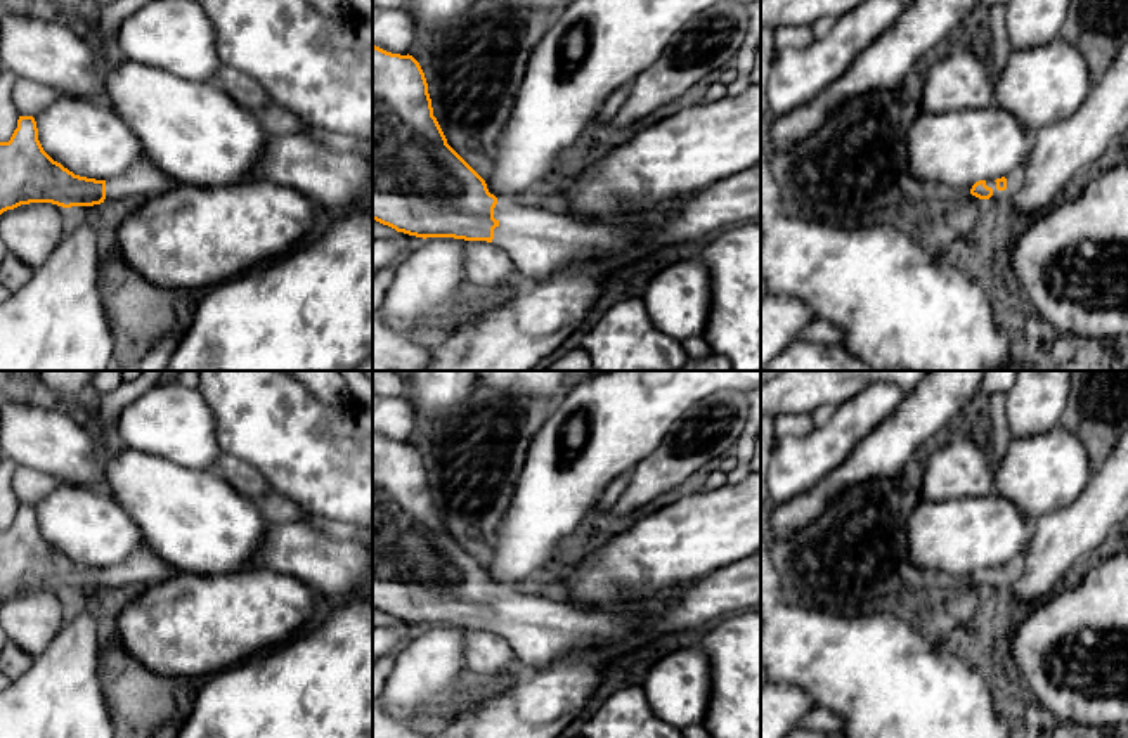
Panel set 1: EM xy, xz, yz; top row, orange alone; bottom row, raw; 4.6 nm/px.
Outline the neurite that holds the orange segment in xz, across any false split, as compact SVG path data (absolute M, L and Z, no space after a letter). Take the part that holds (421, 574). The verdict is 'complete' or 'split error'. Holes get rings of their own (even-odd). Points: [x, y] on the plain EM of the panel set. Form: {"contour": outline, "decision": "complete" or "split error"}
{"contour": "M373 433L373 608L395 617L397 620L404 620L404 622L423 625L423 627L454 625L454 627L464 627L464 629L494 631L496 634L502 636L511 644L515 658L516 658L516 669L534 670L534 669L546 667L582 648L605 646L608 643L620 646L632 634L641 636L643 639L650 641L658 636L677 634L686 629L710 625L726 615L749 612L749 610L757 608L759 605L761 605L761 553L750 558L745 558L745 560L738 560L735 565L723 566L709 573L705 579L693 582L691 586L684 586L677 598L671 599L658 615L653 615L650 618L645 618L643 615L612 615L608 612L584 612L584 610L574 608L572 605L561 601L558 596L548 591L539 591L539 589L530 589L530 587L506 589L506 587L496 586L494 582L489 580L485 568L447 532L447 527L437 506L433 504L431 487L428 482L428 471L426 471L426 466L425 466L425 461L419 450L409 442L407 443L392 442L392 440L386 440Z", "decision": "split error"}

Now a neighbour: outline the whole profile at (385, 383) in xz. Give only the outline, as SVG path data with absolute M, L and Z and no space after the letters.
M373 371L373 393L379 397L399 397L405 393L405 383L397 371Z

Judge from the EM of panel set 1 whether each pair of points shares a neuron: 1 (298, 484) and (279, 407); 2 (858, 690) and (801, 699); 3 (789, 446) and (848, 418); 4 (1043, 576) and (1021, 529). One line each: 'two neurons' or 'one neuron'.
1: one neuron
2: two neurons
3: one neuron
4: two neurons

